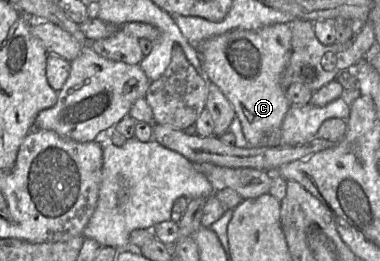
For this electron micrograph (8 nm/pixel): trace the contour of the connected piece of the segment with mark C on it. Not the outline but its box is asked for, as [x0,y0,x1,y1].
[197,23,291,147]

